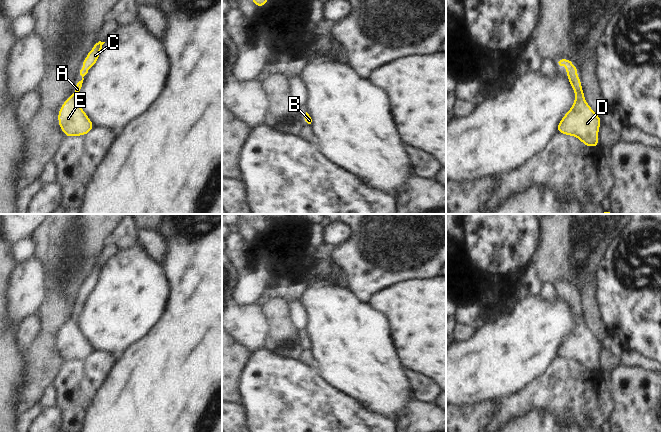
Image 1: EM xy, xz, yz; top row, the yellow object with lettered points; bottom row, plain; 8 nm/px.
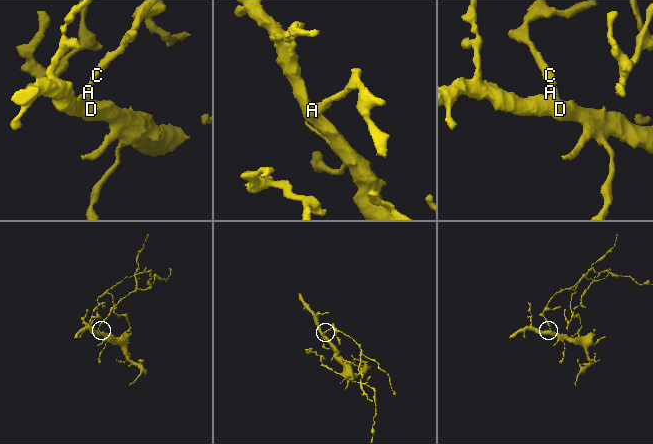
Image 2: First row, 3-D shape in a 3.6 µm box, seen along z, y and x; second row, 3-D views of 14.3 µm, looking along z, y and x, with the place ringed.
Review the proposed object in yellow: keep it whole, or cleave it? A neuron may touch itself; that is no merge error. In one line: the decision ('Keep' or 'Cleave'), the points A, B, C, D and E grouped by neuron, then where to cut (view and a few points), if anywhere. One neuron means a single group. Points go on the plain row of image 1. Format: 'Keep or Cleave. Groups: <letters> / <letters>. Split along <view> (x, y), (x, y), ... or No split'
Keep. Groups: A B C D E. No split.

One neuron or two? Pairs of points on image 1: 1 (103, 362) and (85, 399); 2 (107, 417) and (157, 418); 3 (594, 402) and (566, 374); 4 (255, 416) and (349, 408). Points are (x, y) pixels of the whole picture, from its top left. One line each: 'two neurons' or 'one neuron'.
1: one neuron
2: one neuron
3: one neuron
4: one neuron

